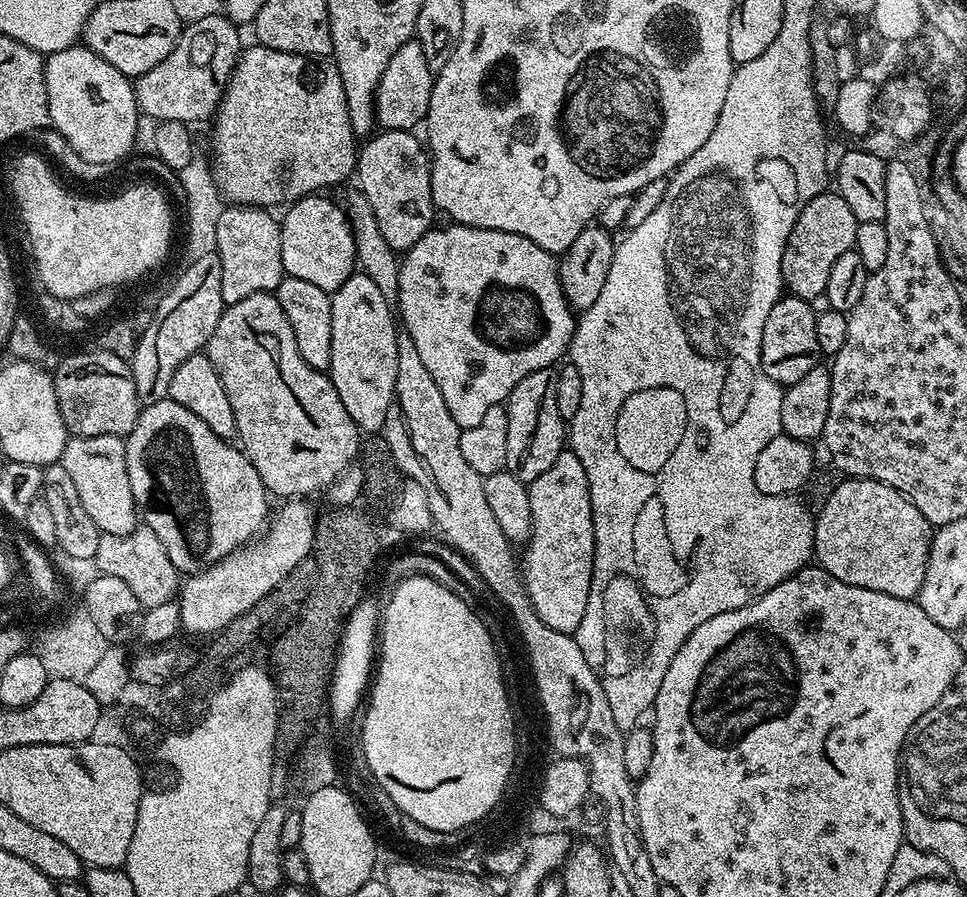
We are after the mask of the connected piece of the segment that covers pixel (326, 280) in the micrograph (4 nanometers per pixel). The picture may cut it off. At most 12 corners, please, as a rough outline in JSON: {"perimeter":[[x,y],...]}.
{"perimeter":[[324,194],[280,220],[287,275],[337,292],[356,247],[343,207]]}

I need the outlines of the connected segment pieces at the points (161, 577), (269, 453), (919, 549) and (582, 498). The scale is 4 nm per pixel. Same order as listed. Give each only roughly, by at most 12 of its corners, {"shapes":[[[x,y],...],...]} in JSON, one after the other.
{"shapes":[[[147,526],[101,535],[97,573],[122,578],[145,609],[182,583]],[[273,293],[206,355],[273,497],[327,489],[360,429]],[[840,481],[814,516],[815,563],[919,597],[933,529],[885,482]],[[570,450],[528,485],[519,561],[538,618],[574,634],[594,522]]]}

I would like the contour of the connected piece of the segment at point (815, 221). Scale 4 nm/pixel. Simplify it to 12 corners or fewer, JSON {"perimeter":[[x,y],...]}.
{"perimeter":[[819,192],[782,254],[791,295],[823,297],[834,258],[855,249],[846,198]]}

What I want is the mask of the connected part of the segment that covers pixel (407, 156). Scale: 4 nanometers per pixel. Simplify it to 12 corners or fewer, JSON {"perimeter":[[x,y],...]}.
{"perimeter":[[408,130],[359,145],[355,183],[396,253],[433,227],[432,169]]}

